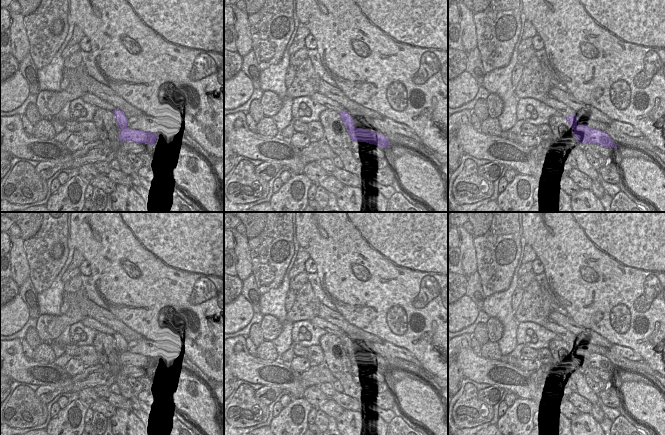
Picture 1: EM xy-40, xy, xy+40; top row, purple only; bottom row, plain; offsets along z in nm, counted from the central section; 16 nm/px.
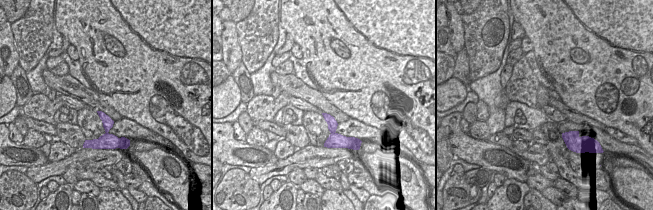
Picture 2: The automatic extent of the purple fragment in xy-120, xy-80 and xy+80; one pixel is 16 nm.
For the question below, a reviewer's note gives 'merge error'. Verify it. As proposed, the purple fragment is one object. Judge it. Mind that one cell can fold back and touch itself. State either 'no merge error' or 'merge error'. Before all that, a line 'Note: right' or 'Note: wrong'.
Note: right
merge error

